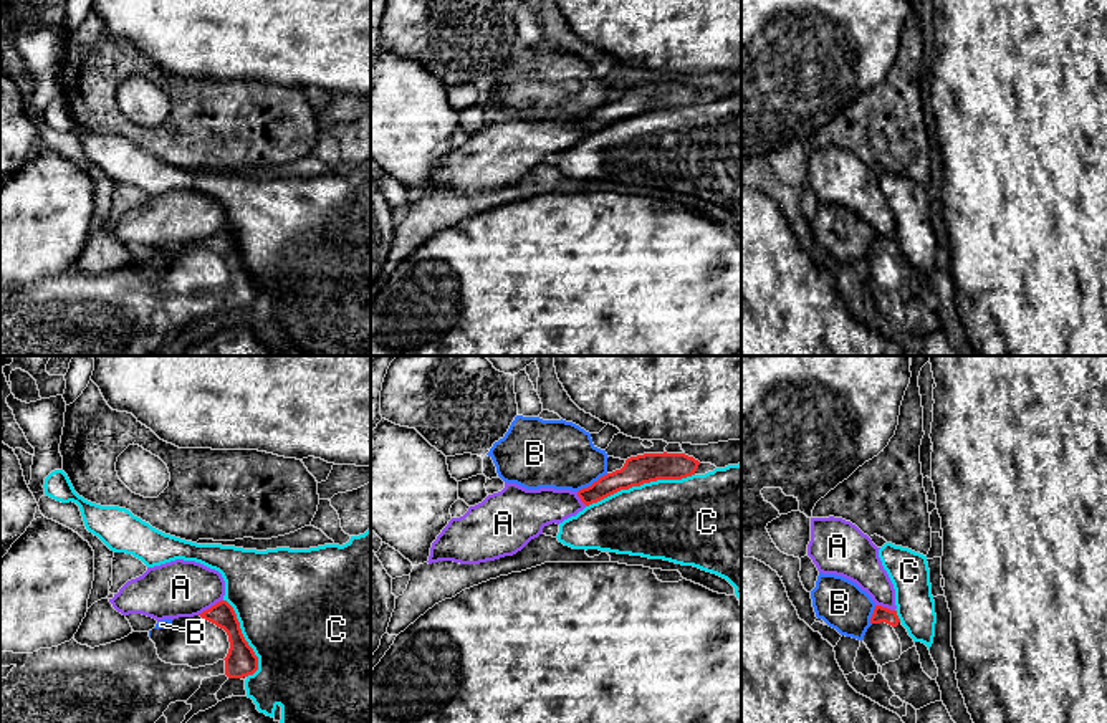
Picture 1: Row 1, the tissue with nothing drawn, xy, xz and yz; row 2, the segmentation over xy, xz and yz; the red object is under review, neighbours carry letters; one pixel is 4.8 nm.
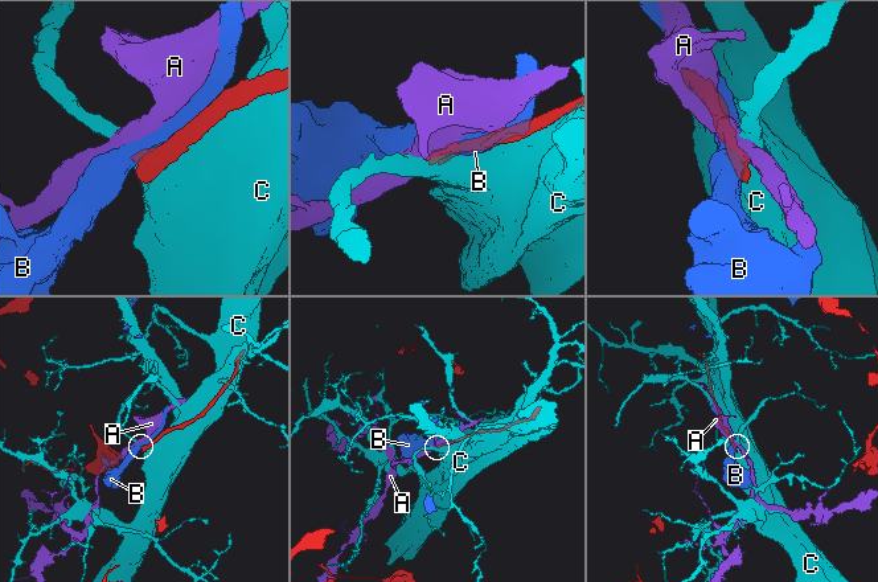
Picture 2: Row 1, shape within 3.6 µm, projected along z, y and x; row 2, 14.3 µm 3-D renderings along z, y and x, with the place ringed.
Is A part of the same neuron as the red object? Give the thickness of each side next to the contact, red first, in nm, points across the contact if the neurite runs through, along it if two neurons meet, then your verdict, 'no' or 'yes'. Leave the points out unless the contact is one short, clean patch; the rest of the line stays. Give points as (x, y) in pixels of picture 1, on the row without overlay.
120 nm thick on the red side, 280 nm on the other; border along xy (222, 229), (197, 244); no

